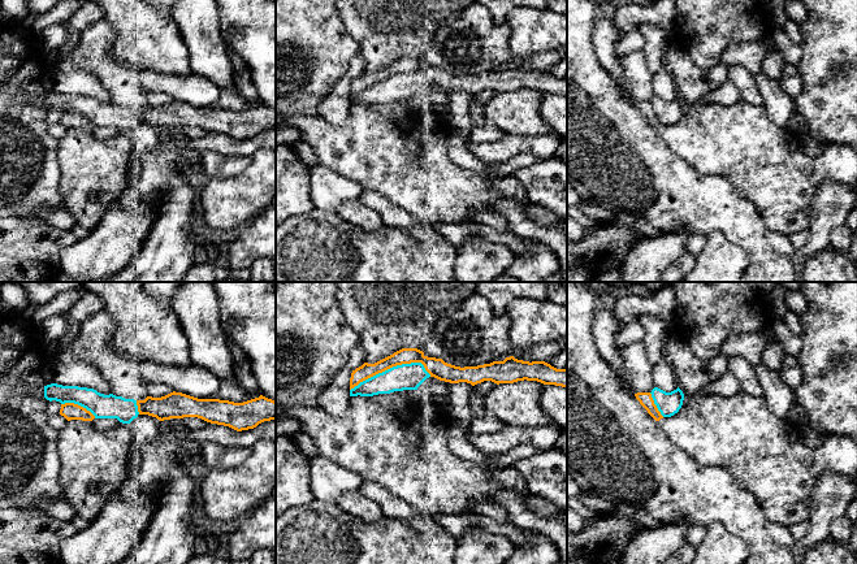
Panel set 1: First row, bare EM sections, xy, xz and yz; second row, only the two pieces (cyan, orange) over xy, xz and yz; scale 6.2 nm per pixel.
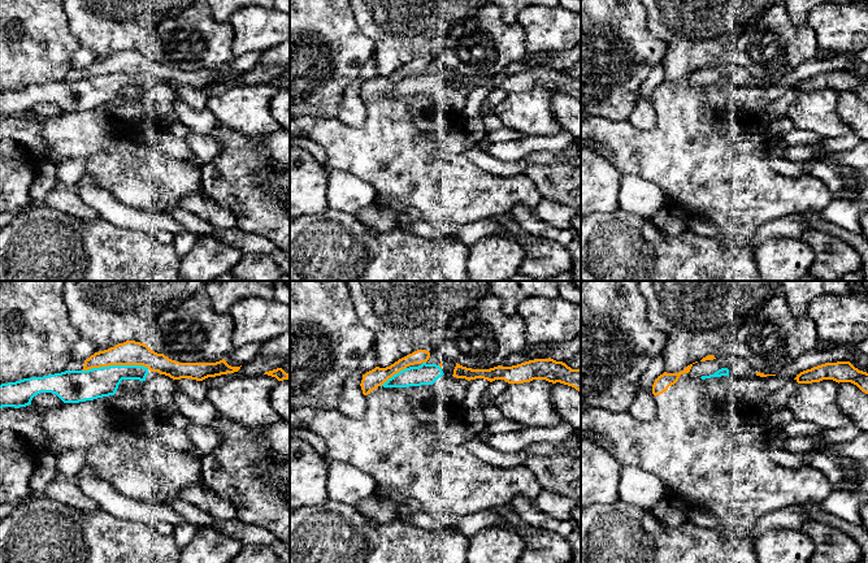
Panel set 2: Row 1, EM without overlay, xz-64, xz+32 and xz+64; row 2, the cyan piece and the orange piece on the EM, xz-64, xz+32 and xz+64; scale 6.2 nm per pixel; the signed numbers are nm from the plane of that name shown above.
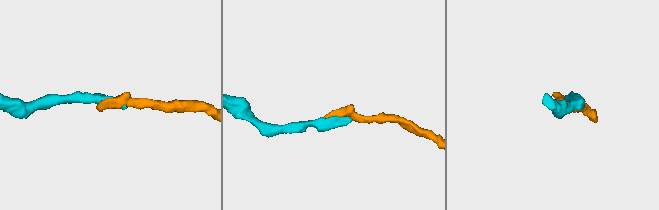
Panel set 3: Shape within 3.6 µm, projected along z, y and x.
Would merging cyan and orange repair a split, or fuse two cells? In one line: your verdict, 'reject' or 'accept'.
accept

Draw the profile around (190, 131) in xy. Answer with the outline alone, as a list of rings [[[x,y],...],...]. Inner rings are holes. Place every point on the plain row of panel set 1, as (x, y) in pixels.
[[[183,126],[181,130],[190,139],[200,139],[211,133],[198,126]]]

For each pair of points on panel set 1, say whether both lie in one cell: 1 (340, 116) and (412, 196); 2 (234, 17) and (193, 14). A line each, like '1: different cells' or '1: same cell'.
1: different cells
2: different cells

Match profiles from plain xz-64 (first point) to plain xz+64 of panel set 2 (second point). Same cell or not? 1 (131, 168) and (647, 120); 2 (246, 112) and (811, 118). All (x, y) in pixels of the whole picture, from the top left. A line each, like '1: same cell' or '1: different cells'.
1: different cells
2: same cell

